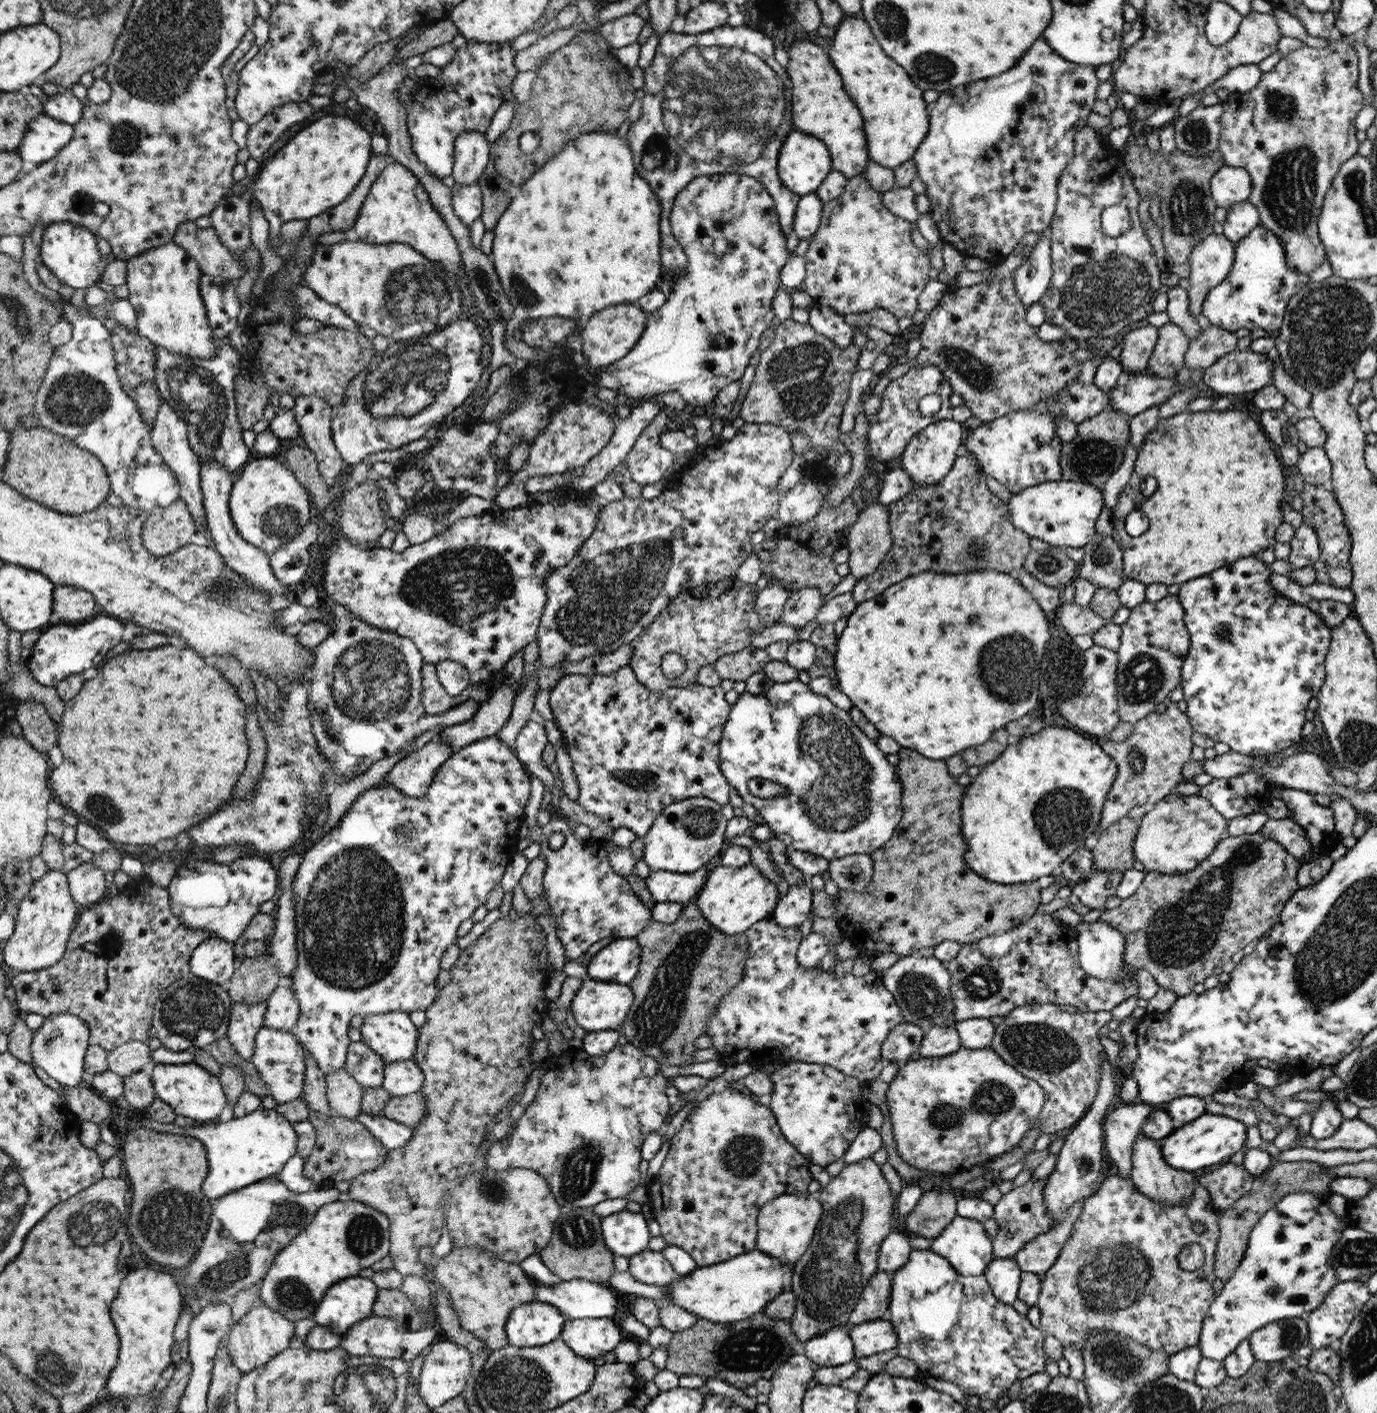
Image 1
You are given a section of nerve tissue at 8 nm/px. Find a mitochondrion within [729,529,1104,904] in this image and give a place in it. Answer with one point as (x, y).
(843, 795)

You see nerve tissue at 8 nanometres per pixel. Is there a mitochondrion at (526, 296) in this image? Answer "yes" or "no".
yes

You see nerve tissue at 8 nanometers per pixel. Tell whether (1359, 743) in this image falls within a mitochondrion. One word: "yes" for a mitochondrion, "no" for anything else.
yes

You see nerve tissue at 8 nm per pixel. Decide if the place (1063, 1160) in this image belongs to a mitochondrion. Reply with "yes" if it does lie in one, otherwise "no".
no

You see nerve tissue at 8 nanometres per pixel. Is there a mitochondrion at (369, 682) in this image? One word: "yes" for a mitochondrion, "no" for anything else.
yes

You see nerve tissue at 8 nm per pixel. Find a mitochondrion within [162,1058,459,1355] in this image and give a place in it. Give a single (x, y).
(231, 1266)

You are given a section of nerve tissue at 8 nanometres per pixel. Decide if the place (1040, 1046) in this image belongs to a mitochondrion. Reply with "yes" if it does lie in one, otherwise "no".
yes

